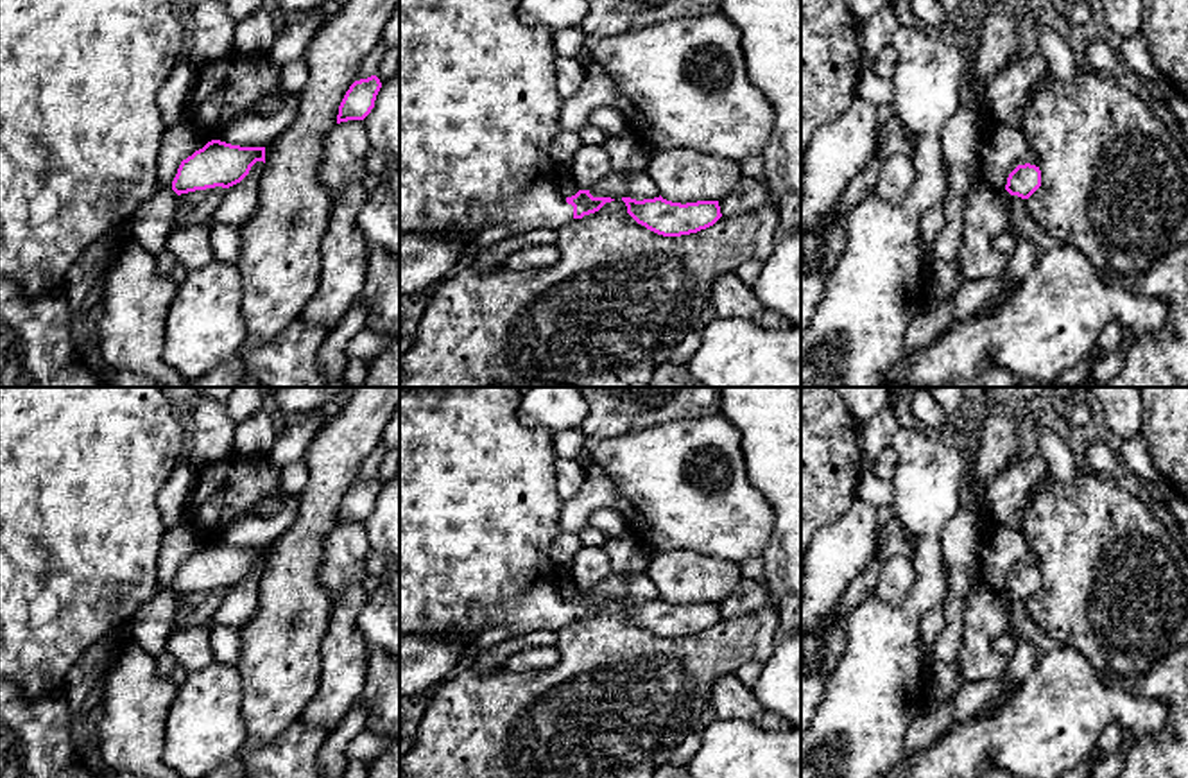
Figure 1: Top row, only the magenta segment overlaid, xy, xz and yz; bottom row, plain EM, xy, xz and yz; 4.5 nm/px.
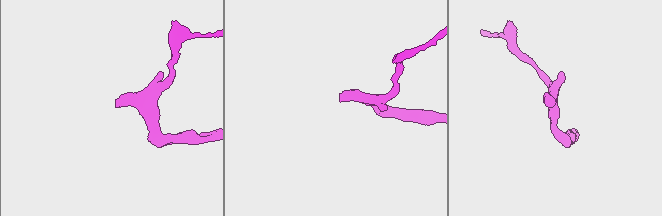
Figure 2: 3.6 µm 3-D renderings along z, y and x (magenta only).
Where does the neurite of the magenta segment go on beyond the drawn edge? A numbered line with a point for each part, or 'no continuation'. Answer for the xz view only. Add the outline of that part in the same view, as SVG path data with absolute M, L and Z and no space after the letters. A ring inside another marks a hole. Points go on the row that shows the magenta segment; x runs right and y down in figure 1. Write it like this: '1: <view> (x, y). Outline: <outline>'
1: xz (479, 108). Outline: M400 0L400 233L462 233L471 253L477 237L491 226L507 226L514 235L532 229L559 229L573 220L573 206L557 192L550 170L550 143L561 133L564 100L555 86L554 32L525 25L518 16L520 0Z

